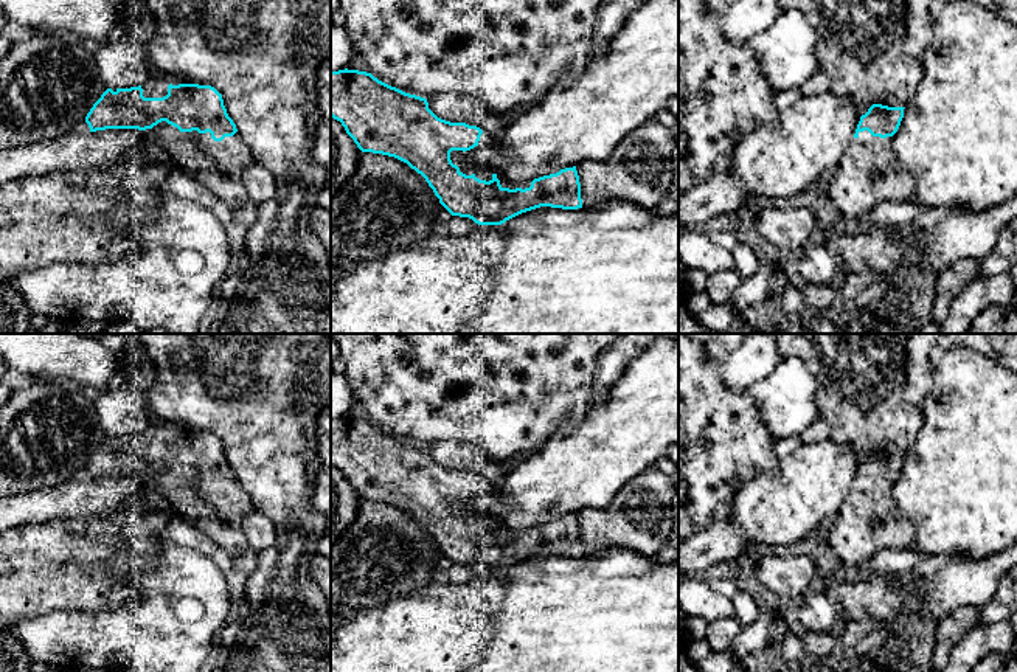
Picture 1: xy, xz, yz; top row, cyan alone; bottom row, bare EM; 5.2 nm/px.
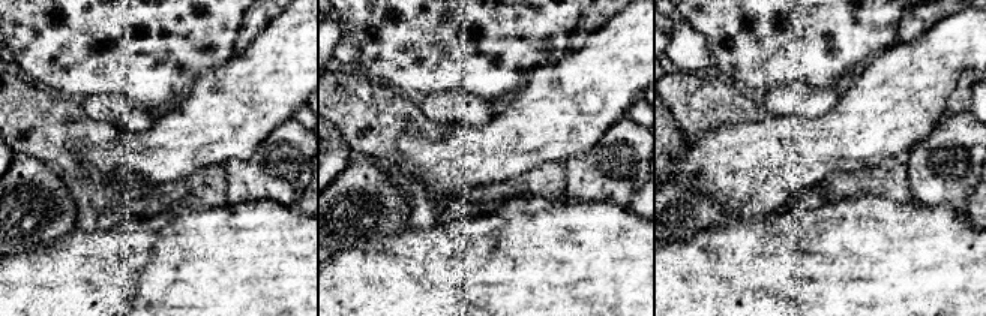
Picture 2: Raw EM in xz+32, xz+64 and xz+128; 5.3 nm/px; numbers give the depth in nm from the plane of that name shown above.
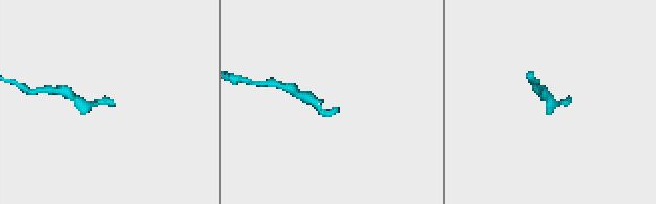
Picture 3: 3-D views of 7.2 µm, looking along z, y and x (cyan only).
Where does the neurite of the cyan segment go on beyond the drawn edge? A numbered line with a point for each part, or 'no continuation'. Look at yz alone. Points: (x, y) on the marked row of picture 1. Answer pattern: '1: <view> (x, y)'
1: yz (868, 174)

